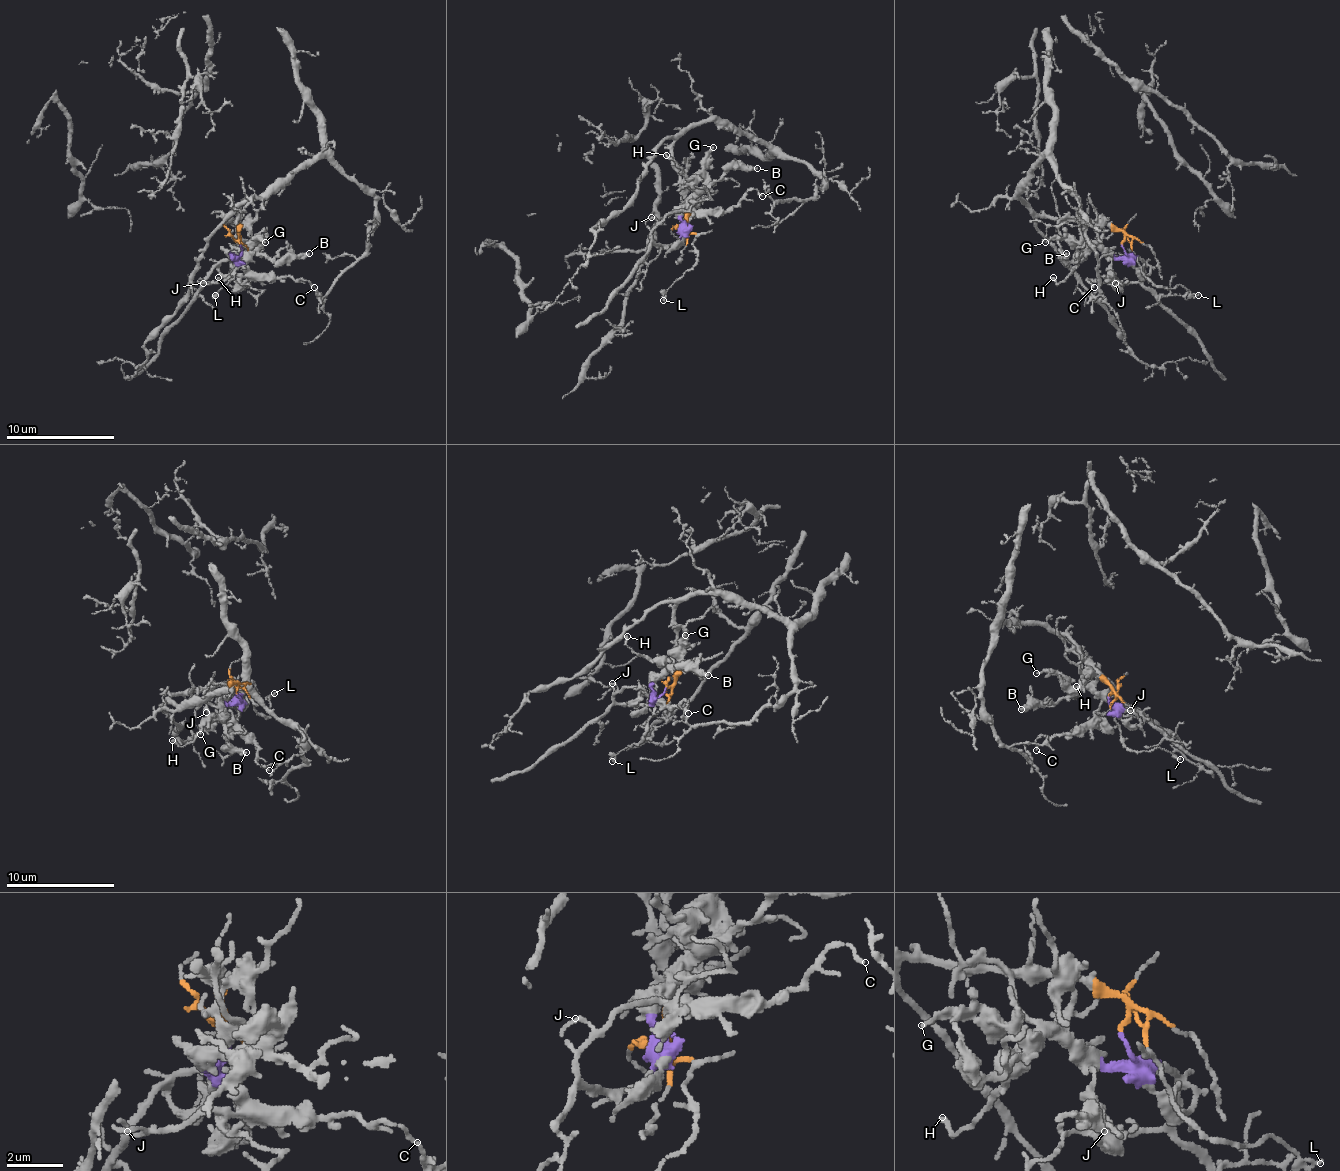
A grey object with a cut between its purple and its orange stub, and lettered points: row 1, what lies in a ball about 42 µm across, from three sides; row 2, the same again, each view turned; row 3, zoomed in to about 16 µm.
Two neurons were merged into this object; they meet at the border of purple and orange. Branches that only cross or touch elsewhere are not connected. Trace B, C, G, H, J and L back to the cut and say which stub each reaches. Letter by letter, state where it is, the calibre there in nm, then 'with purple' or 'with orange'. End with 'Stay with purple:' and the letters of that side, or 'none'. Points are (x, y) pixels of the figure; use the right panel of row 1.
B: at (1066, 253); 280 nm thick; with purple
C: at (1094, 287); 120 nm thick; with purple
G: at (1045, 242); 180 nm thick; with purple
H: at (1053, 277); 150 nm thick; with purple
J: at (1115, 283); 90 nm thick; with purple
L: at (1198, 295); 240 nm thick; with orange
Stay with purple: B, C, G, H, J

